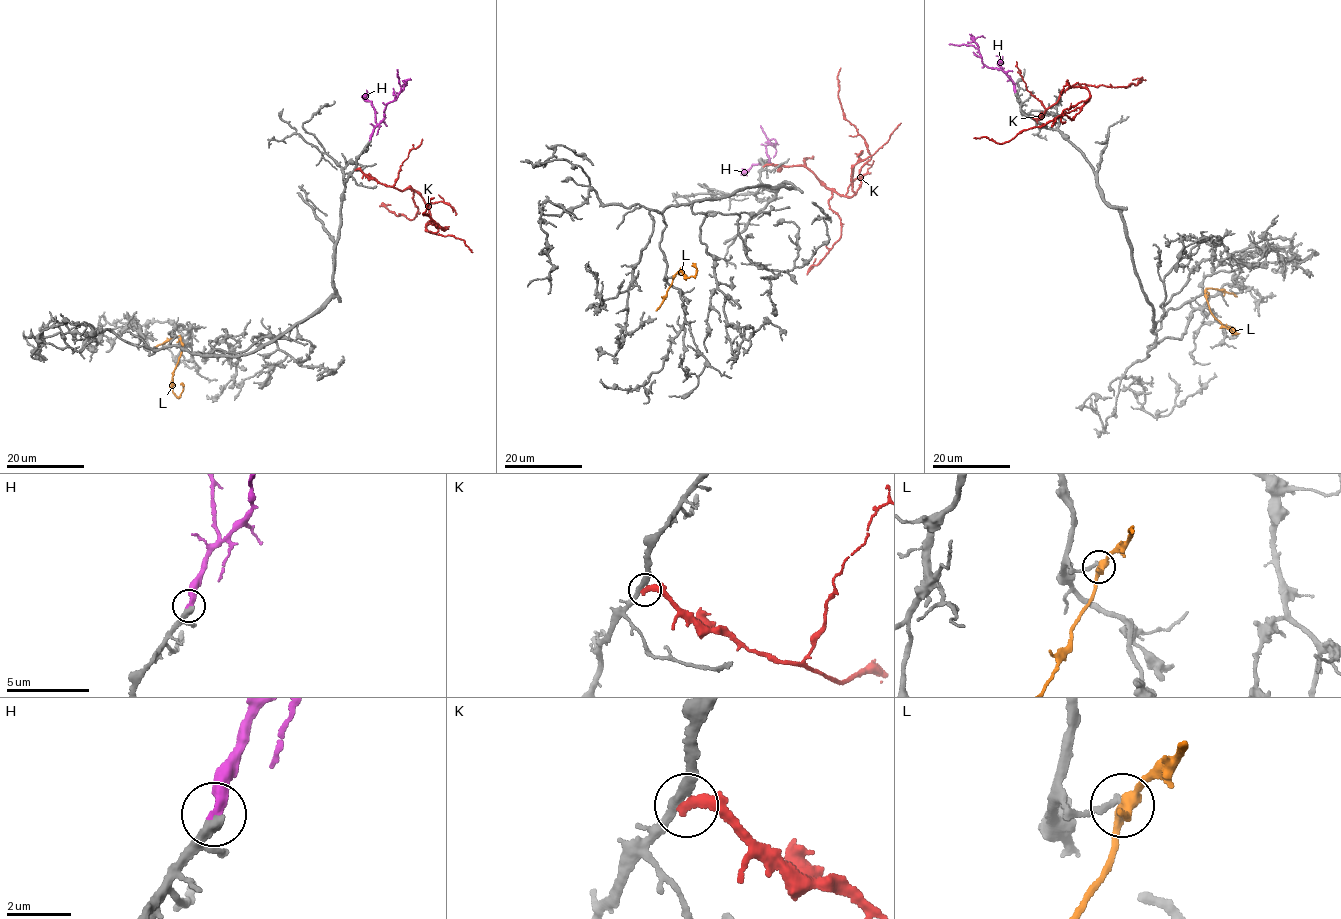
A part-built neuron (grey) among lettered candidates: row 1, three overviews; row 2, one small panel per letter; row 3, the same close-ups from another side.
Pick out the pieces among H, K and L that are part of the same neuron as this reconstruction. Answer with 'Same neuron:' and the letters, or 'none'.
Same neuron: H

